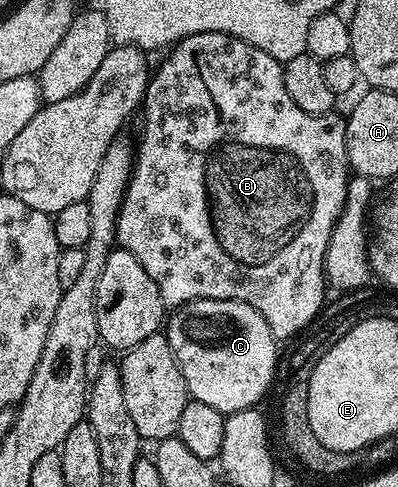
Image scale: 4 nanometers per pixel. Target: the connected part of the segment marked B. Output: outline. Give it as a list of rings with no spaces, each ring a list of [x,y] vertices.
[[[216,31],[197,33],[181,38],[166,55],[166,62],[155,73],[153,70],[146,82],[146,122],[142,125],[142,142],[137,142],[136,145],[134,173],[130,177],[124,203],[120,207],[117,244],[136,255],[140,267],[144,267],[144,271],[148,271],[148,276],[152,278],[152,283],[156,283],[156,291],[160,291],[160,299],[167,310],[173,311],[181,305],[204,299],[239,301],[248,303],[248,307],[264,315],[275,338],[297,338],[314,322],[328,301],[326,252],[332,239],[334,224],[342,214],[346,202],[348,184],[345,120],[341,116],[338,118],[338,115],[317,117],[308,115],[308,111],[300,111],[300,107],[292,103],[288,91],[284,91],[283,62],[268,55],[268,51],[260,51],[260,47],[252,47],[252,43],[244,43],[244,39],[236,39],[232,35]]]

